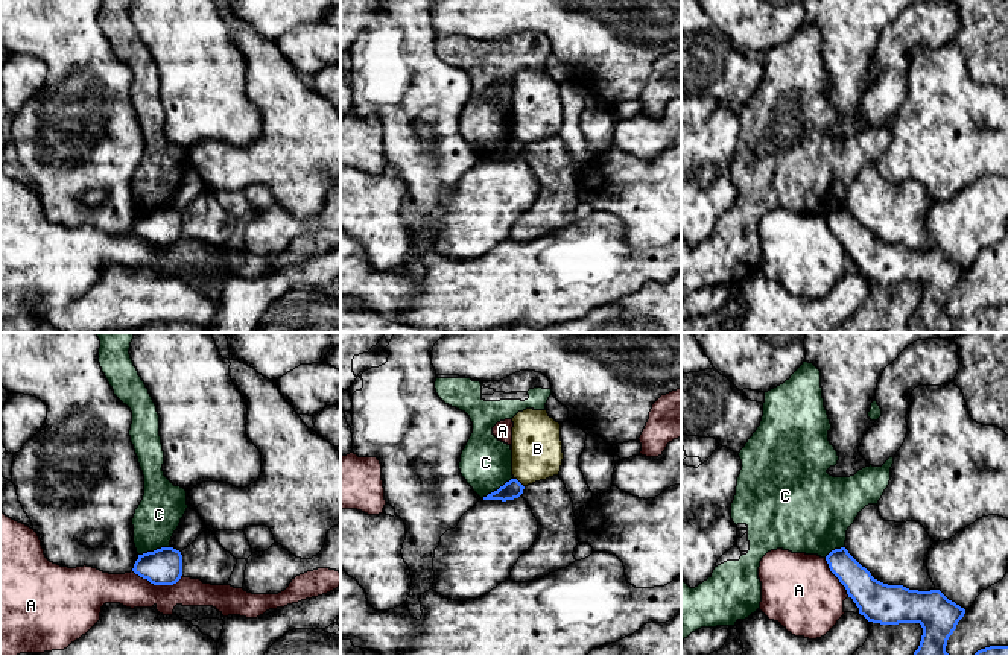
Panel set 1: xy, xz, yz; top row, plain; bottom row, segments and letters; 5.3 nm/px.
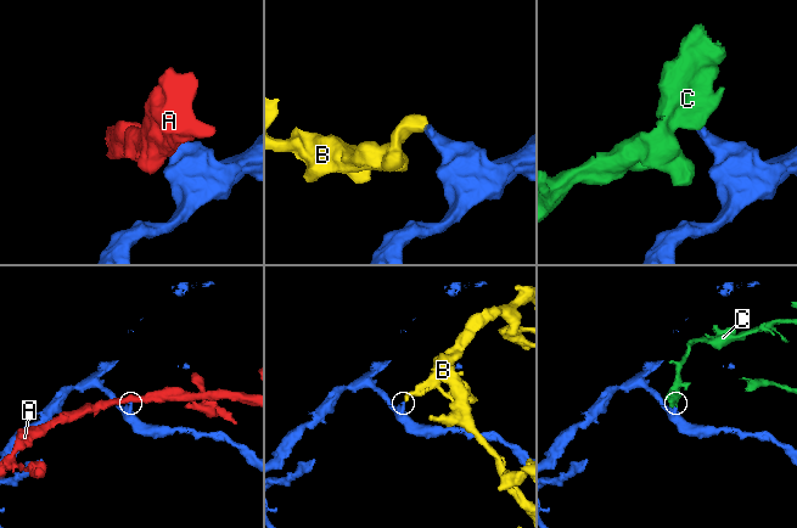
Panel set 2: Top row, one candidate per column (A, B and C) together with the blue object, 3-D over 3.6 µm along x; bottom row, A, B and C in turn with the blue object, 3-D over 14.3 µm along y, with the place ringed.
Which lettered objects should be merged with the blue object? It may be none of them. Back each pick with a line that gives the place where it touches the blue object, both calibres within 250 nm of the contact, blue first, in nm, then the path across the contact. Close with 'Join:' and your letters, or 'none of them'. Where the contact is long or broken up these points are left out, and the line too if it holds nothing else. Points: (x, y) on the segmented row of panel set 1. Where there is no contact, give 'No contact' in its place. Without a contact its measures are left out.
Join: none of them

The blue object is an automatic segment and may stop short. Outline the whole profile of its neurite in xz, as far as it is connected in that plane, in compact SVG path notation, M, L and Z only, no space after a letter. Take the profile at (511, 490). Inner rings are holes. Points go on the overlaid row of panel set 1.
M511 479L503 486L500 486L497 491L483 497L483 500L502 500L502 502L514 500L523 494L523 489L525 486L517 479Z

